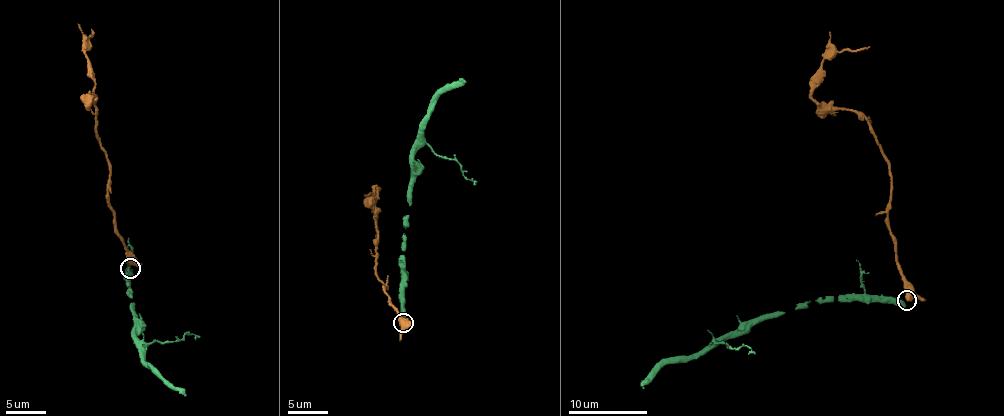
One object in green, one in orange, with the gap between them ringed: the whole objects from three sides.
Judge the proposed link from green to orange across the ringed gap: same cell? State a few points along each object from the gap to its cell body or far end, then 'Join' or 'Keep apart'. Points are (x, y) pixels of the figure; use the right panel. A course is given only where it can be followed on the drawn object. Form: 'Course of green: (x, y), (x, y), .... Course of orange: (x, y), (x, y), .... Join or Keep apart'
Course of green: (905, 302), (863, 302), (828, 296), (796, 308), (762, 314), (696, 354), (672, 356), (643, 389). Course of orange: (907, 296), (888, 226), (890, 170), (881, 144), (865, 119), (823, 108), (811, 97), (827, 56), (869, 46). Keep apart

